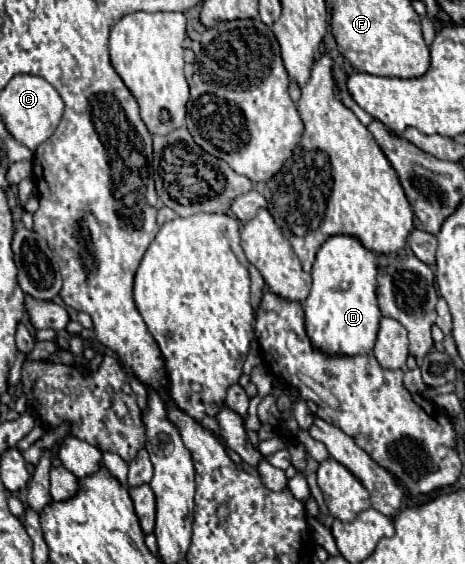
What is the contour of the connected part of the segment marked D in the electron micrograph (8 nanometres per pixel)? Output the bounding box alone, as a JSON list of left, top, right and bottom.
[304,236,380,354]

